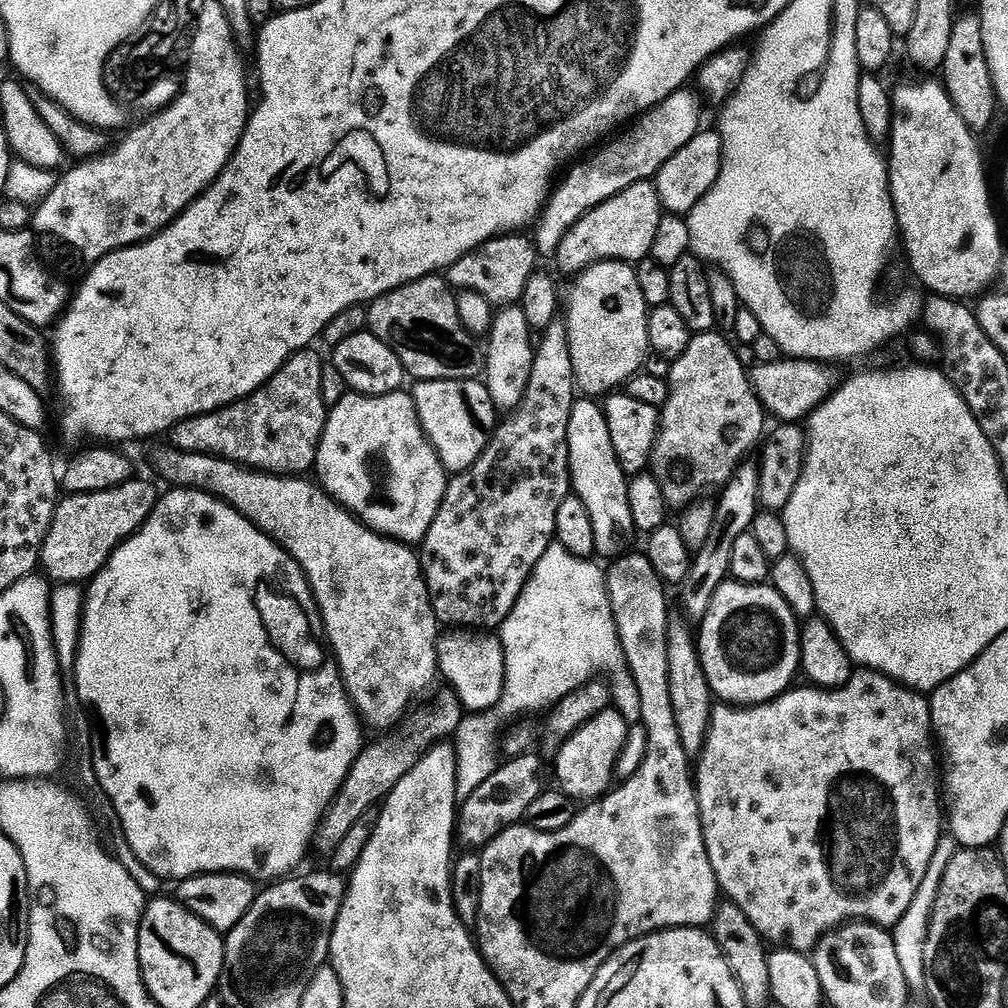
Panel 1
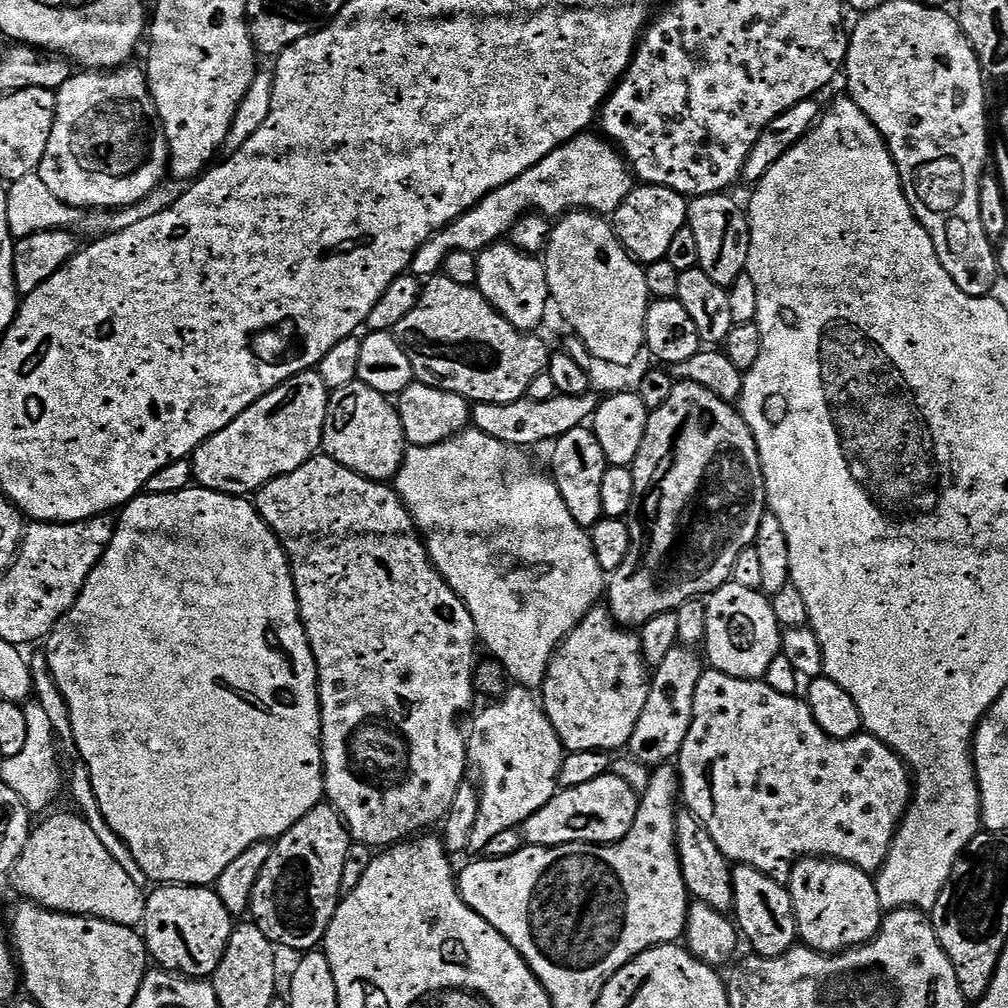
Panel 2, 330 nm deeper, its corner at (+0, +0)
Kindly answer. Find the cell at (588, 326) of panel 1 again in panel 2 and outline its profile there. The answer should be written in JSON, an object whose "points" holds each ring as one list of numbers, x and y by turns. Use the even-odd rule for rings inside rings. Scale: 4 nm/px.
{"points":[[573,210,555,221,548,246,543,253,544,269,548,279,548,291,553,305,560,307,571,331,588,348,590,354,606,362,631,366,645,351,644,327,650,297,645,269,624,247,616,236,616,230,603,215,593,211]]}

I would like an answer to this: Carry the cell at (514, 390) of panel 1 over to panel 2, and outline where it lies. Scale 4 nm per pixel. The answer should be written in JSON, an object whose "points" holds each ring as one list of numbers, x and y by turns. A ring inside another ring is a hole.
{"points":[[497,242,479,253,478,278,475,287,490,302,502,318,506,318,513,326,525,334,537,331,536,327,544,320,550,309,550,293,543,259,527,252,519,252,510,242]]}

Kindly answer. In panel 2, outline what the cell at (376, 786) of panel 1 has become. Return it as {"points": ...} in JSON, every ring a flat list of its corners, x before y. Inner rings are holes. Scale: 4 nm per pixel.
{"points":[[321,802,310,809,289,832,275,841,272,857,266,862,256,883,250,909,251,919,256,927,262,930,262,934,273,945,281,949,293,948,296,954,307,954,323,945,324,936,342,899,342,870,346,866,349,843,350,837,344,819,337,808,327,802]]}

